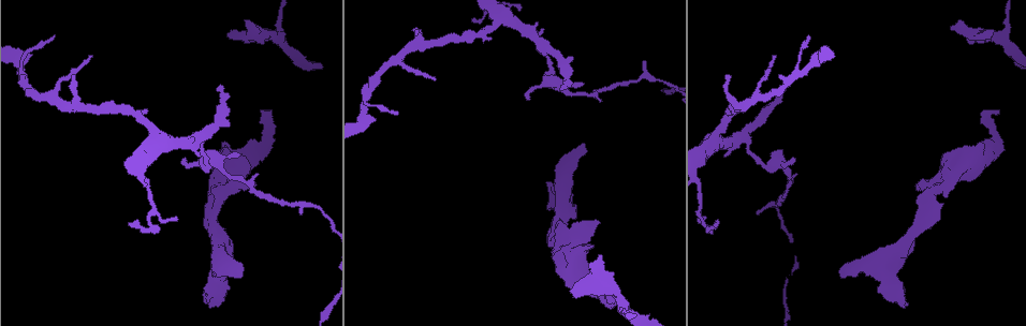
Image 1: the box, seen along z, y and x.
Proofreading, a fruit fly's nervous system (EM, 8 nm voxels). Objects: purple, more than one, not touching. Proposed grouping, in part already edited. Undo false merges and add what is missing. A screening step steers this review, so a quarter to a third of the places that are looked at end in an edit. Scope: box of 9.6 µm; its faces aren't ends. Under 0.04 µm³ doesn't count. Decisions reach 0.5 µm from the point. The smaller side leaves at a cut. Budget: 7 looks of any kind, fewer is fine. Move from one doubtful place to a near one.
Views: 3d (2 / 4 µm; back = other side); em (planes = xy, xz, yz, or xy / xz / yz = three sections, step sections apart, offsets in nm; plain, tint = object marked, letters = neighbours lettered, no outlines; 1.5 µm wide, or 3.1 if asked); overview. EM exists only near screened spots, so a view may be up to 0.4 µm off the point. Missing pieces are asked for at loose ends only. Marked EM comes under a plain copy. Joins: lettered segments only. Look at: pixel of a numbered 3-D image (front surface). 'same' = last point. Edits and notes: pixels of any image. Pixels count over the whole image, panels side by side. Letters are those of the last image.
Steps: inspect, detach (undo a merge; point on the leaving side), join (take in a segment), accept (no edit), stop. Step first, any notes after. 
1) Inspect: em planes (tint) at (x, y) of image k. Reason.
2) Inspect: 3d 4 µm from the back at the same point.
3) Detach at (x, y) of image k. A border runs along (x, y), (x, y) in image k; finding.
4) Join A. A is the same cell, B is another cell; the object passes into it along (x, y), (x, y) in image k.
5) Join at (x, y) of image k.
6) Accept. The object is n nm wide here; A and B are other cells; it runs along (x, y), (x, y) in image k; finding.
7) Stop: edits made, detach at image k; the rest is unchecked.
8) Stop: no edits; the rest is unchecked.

Inspect: 3d 2 µm from the back at (232, 184) of image 1. Thick turns thin.

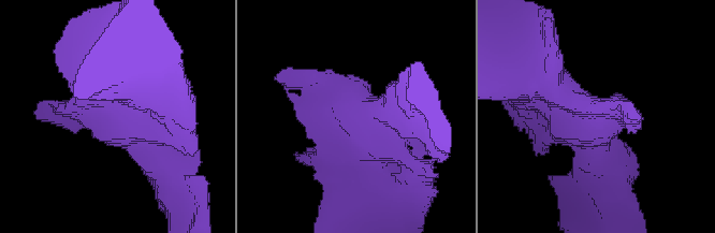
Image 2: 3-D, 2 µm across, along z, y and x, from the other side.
Inspect: em xy step 8 (tint) at (359, 126) of image 2.

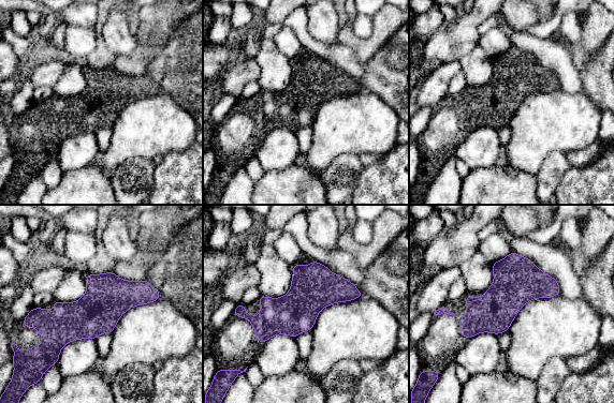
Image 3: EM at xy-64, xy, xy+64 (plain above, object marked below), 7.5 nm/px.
Inspect: em planes (letters) at the same point.

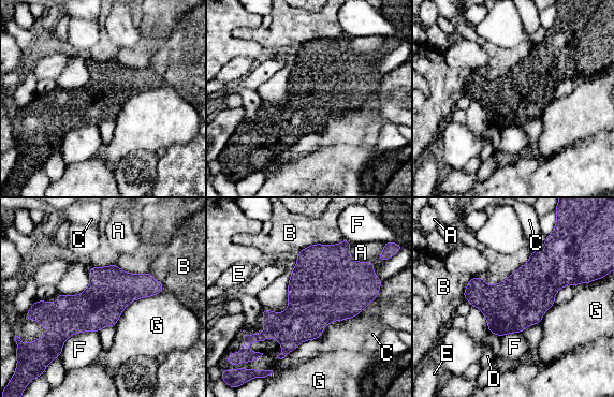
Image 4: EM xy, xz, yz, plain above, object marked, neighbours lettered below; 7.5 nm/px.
Accept. A, B, C, D, E, F and G are other cells; a border runs along (371, 300), (318, 339) in image 4; one cell here.

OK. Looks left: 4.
Inspect: em xy step 8 (letters) at (231, 34) of image 1. An open end.

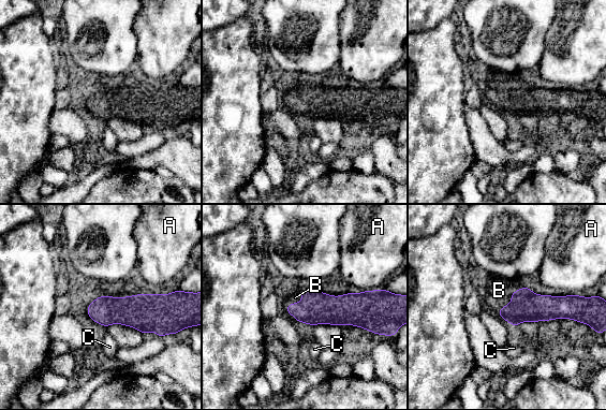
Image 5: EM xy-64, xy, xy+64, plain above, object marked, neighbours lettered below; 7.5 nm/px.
Join B. The longest contact is with B, 300 nm; B is the same cell, A and C are other cells; the object passes into it along (526, 306), (512, 301), (499, 290) in image 5; it goes on there.

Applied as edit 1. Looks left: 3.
Stop: edits made, join at image 5; the rest is unchecked.

